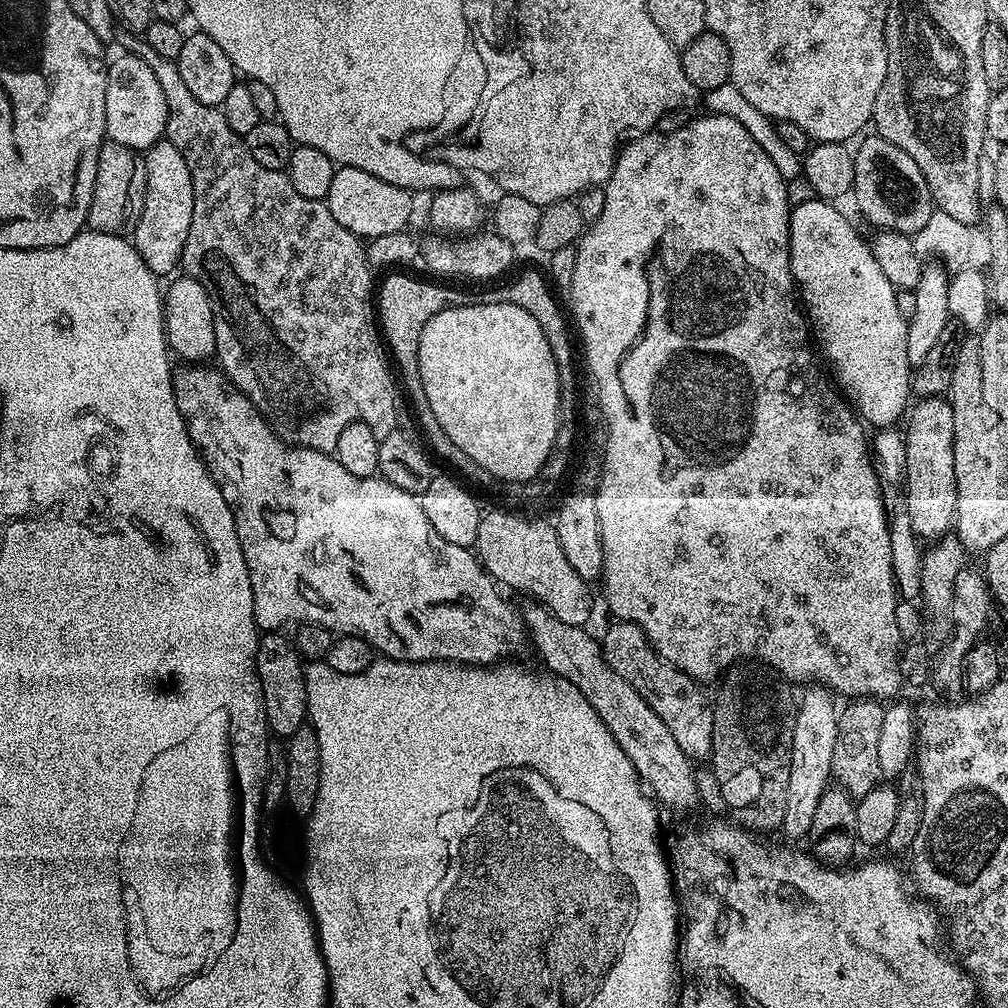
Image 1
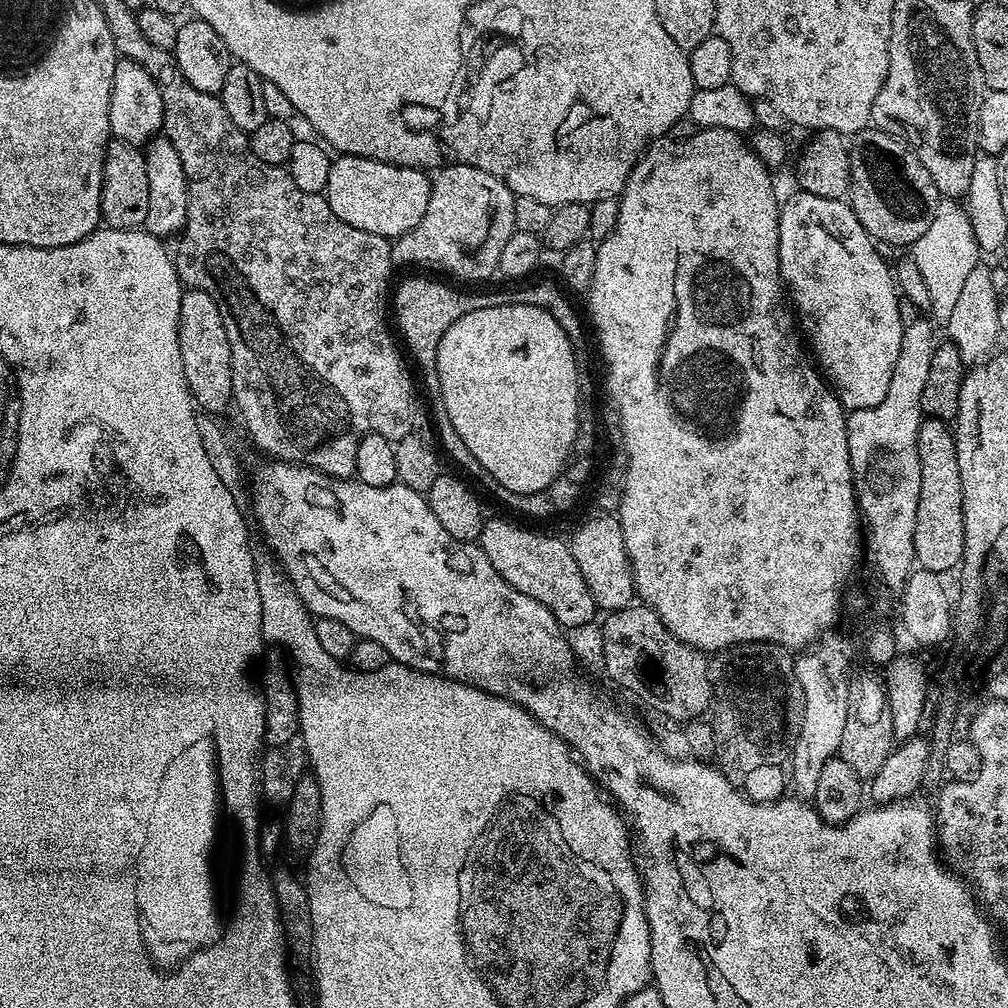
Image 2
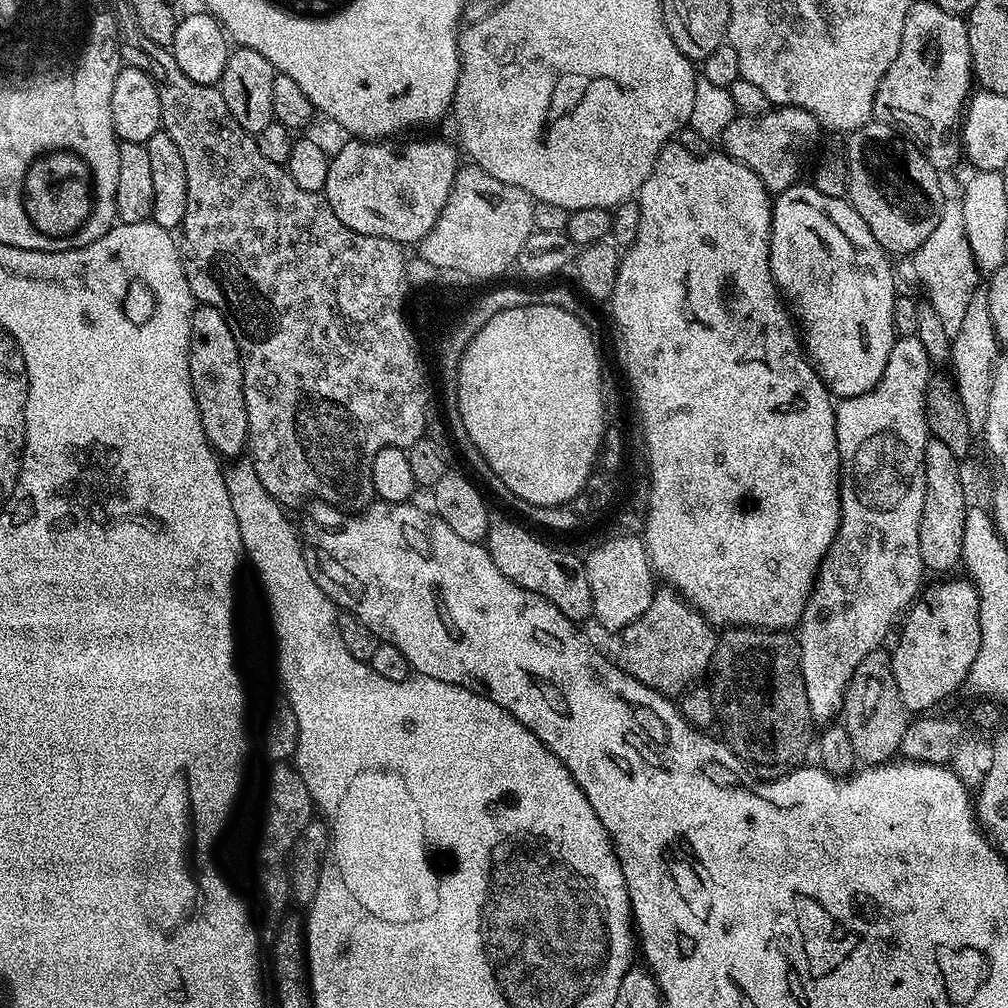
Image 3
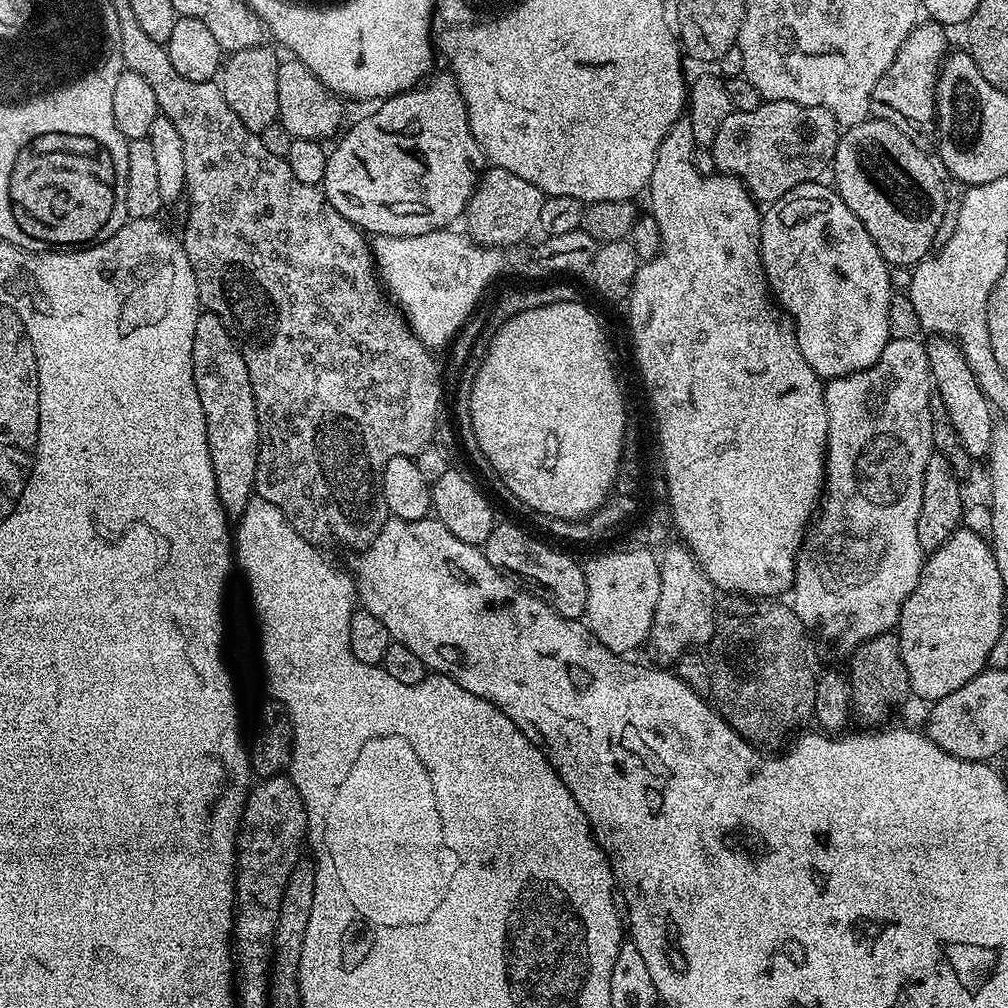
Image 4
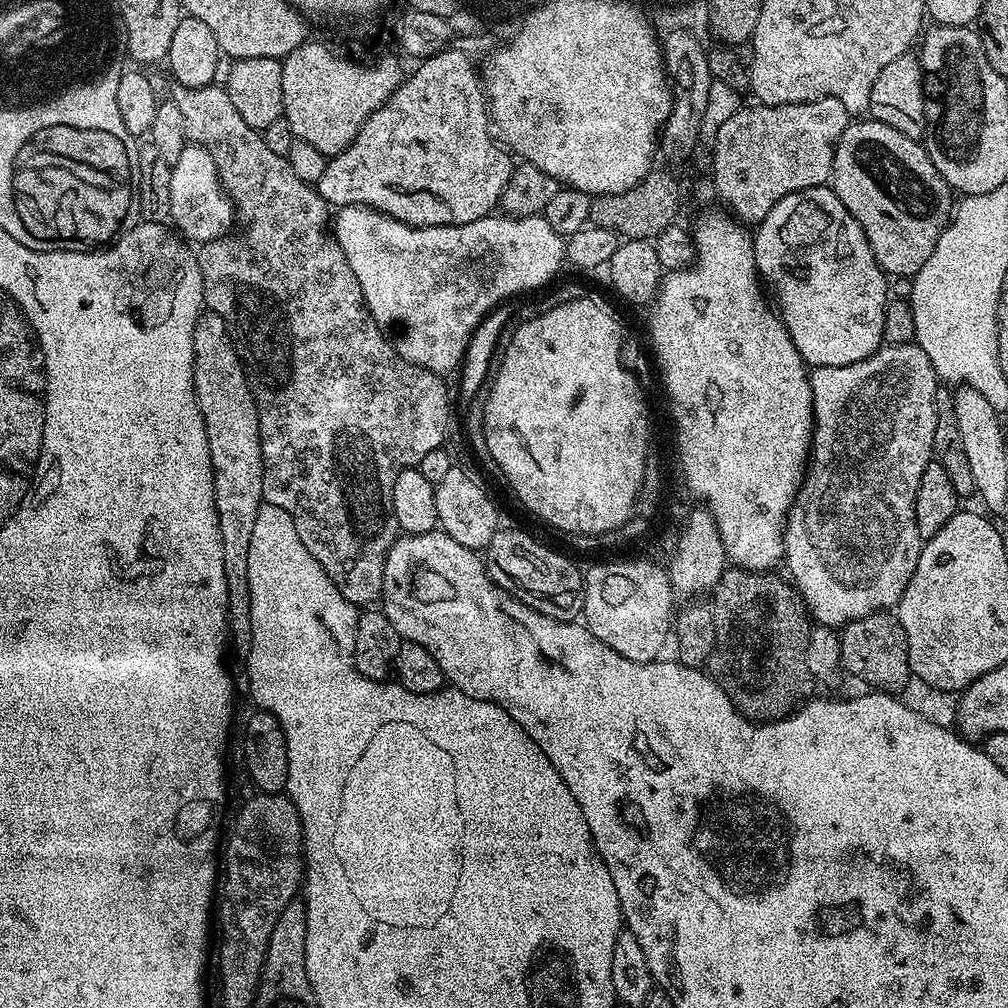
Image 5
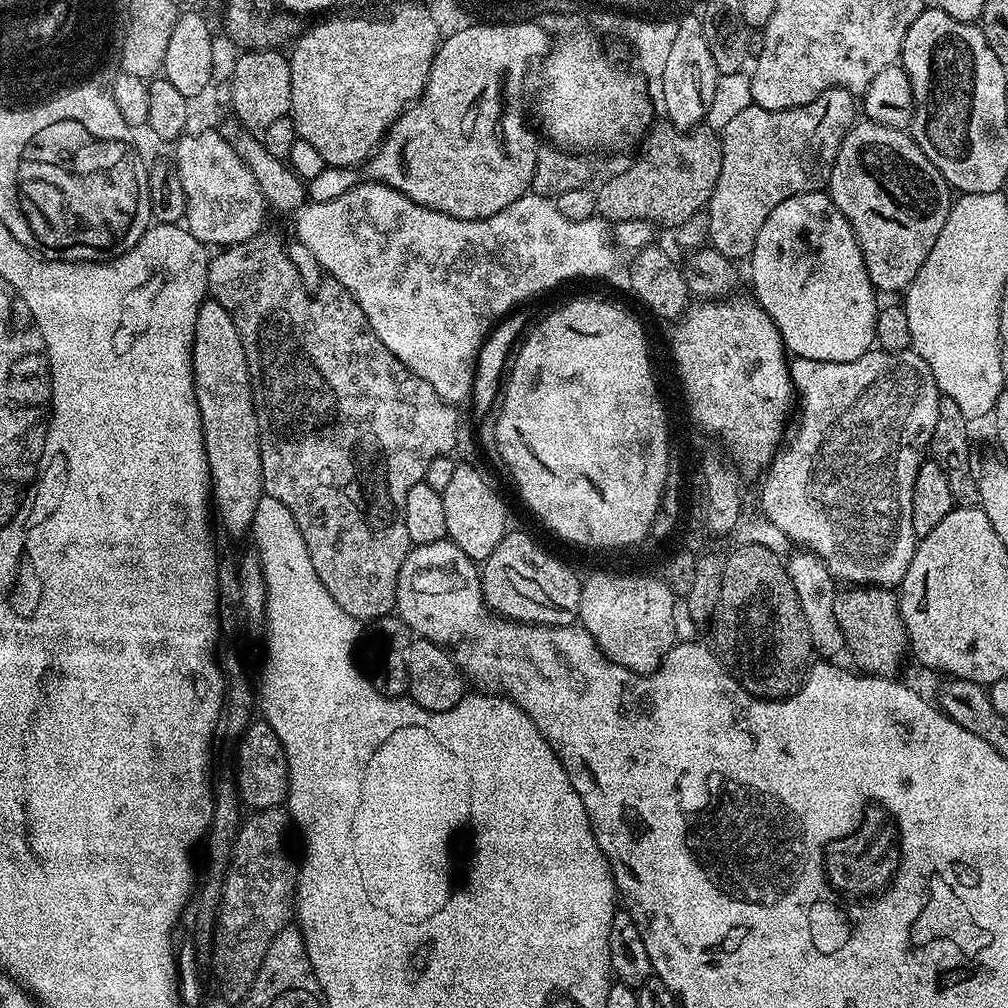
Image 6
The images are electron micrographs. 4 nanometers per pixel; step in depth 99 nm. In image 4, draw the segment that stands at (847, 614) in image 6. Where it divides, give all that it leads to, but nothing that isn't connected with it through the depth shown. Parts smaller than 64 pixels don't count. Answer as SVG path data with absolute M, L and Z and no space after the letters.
M895 631L878 634L874 639L859 644L851 656L850 683L855 711L859 715L861 712L868 720L886 719L891 708L899 709L910 696L908 671L902 662L899 635Z

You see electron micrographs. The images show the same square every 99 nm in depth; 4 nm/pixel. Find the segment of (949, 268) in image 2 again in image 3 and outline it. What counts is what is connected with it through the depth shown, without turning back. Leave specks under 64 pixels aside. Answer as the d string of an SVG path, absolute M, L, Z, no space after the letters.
M958 196L945 199L938 225L910 260L917 278L927 289L926 299L937 311L945 333L952 339L960 332L968 304L979 289L980 276L982 280L981 271L973 257L973 251L970 250L969 239L966 238L965 215L961 202L962 198Z

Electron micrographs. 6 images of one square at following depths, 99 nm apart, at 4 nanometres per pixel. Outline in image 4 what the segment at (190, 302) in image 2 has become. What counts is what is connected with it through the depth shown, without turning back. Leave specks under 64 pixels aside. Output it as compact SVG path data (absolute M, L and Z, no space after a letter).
M201 311L194 326L192 373L206 414L206 442L210 446L210 462L214 466L214 482L220 505L232 518L240 518L247 510L256 490L256 467L260 449L260 423L256 413L250 374L236 340L213 312Z

